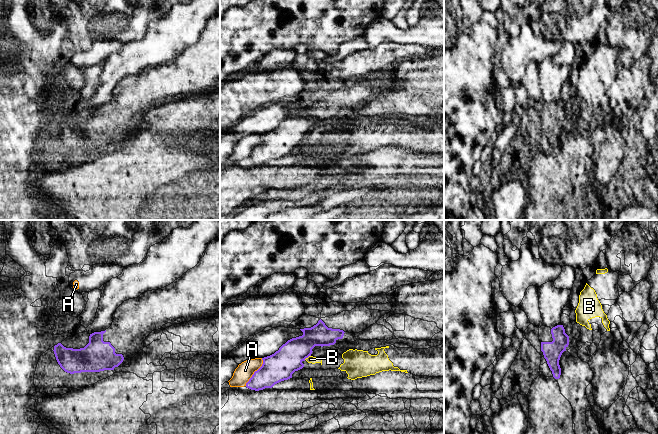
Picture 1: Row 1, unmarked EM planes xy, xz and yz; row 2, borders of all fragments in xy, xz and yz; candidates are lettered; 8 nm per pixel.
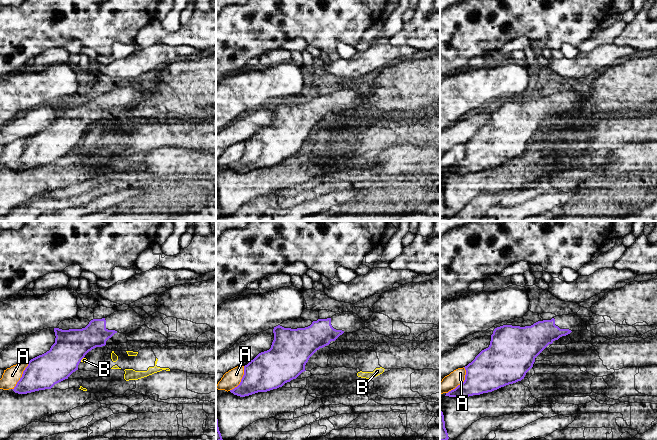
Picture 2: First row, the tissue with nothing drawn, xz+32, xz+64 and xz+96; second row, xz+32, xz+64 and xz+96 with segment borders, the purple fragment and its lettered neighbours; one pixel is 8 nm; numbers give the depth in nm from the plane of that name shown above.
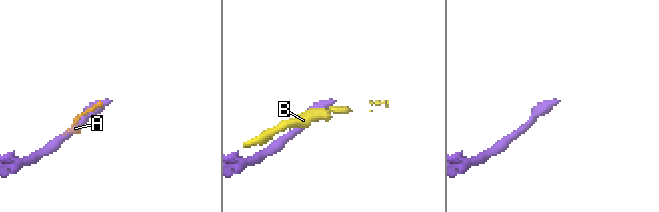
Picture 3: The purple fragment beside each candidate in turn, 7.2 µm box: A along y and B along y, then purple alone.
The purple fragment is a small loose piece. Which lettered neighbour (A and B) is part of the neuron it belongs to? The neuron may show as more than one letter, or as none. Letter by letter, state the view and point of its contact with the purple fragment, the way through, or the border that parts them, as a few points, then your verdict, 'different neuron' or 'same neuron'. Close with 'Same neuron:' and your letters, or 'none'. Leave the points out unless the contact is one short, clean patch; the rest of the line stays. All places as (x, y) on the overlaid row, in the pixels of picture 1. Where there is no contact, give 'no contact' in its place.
A: meets purple in xz at (254, 372); different neuron
B: meets purple in xz at (307, 357); different neuron
Same neuron: none

